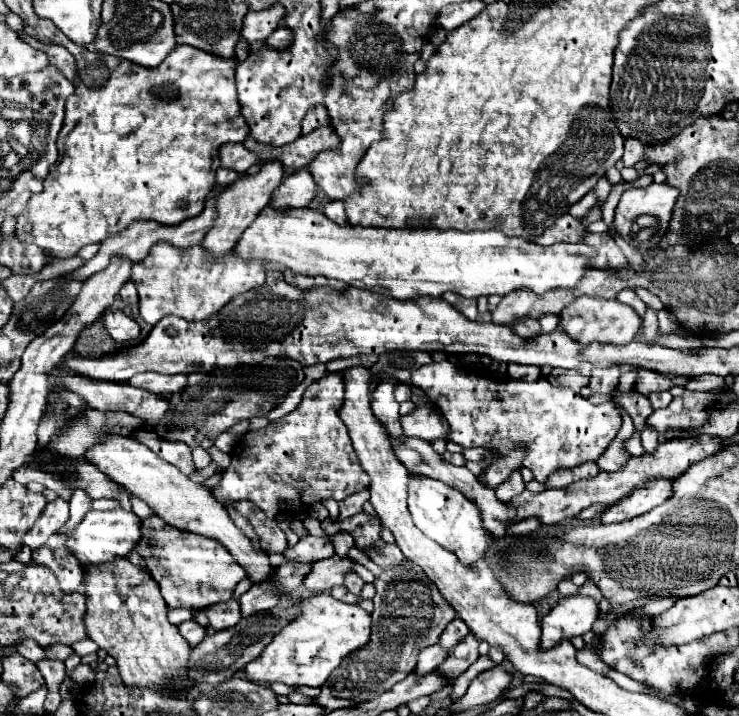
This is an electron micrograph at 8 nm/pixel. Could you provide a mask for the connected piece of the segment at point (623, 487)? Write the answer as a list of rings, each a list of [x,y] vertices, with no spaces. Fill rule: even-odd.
[[[709,436],[659,442],[659,446],[657,446],[657,450],[653,454],[645,452],[639,458],[631,456],[627,460],[627,464],[621,470],[617,470],[617,472],[599,472],[595,478],[582,479],[564,488],[546,489],[543,494],[533,494],[533,492],[525,490],[523,494],[519,494],[517,498],[513,498],[509,502],[509,506],[513,506],[517,510],[517,516],[513,518],[513,522],[521,522],[517,518],[533,518],[535,516],[541,524],[559,524],[563,520],[573,518],[581,510],[591,506],[591,504],[605,504],[605,506],[607,504],[615,504],[617,500],[623,498],[623,494],[629,494],[635,486],[645,484],[649,480],[655,480],[655,478],[677,478],[693,462],[699,462],[699,460],[707,458],[709,454],[715,454],[721,448],[723,448],[721,440],[709,438]]]

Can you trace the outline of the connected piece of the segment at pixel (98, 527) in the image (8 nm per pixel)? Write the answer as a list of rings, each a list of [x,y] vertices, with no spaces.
[[[123,508],[99,512],[91,510],[87,512],[85,520],[75,528],[71,536],[63,536],[71,552],[79,558],[81,564],[97,564],[97,562],[111,562],[117,556],[127,556],[133,546],[141,540],[141,518],[137,518],[133,512],[127,512]]]

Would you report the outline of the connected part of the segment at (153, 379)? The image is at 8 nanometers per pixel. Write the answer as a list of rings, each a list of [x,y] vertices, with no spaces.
[[[137,374],[129,380],[131,386],[151,390],[153,394],[181,392],[187,384],[187,376],[163,376],[163,374]]]

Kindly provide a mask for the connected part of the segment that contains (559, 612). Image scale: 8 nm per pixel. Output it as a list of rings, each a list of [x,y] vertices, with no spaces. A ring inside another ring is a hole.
[[[567,596],[557,602],[557,606],[543,616],[541,622],[541,648],[551,648],[561,638],[571,640],[575,636],[583,636],[591,630],[595,620],[599,618],[599,604],[589,596]]]

